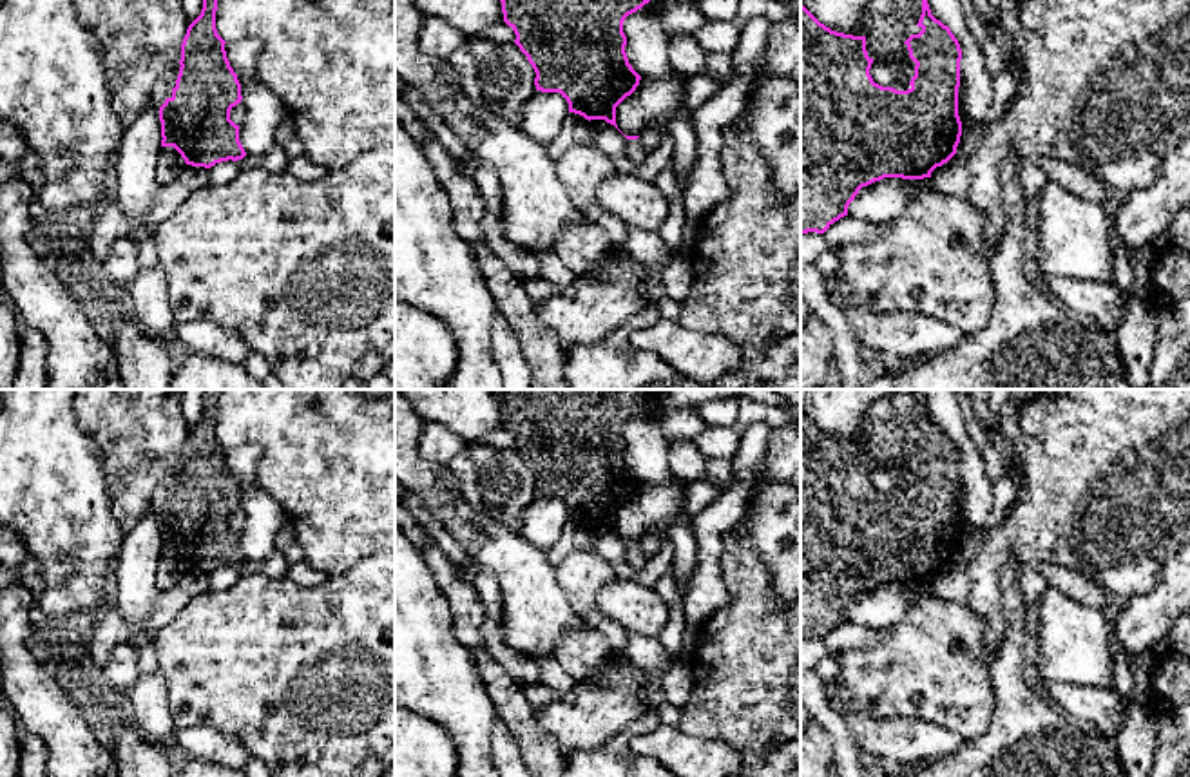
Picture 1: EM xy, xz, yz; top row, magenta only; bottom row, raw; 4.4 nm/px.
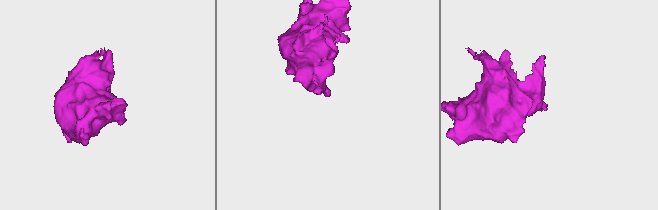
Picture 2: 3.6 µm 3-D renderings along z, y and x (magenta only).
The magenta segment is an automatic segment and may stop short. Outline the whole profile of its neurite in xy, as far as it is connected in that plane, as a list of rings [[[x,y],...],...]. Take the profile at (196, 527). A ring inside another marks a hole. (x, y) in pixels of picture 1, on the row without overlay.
[[[205,389],[201,420],[181,449],[172,502],[159,513],[161,552],[174,552],[187,571],[210,574],[246,561],[230,516],[241,509],[241,489],[216,435],[217,389]]]

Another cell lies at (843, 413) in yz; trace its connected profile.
[[[801,389],[801,411],[831,436],[866,442],[869,408],[900,391],[926,406],[918,389]]]

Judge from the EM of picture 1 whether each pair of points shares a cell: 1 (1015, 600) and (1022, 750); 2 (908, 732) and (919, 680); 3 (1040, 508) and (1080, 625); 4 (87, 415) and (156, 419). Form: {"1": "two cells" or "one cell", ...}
{"1": "one cell", "2": "two cells", "3": "two cells", "4": "one cell"}

